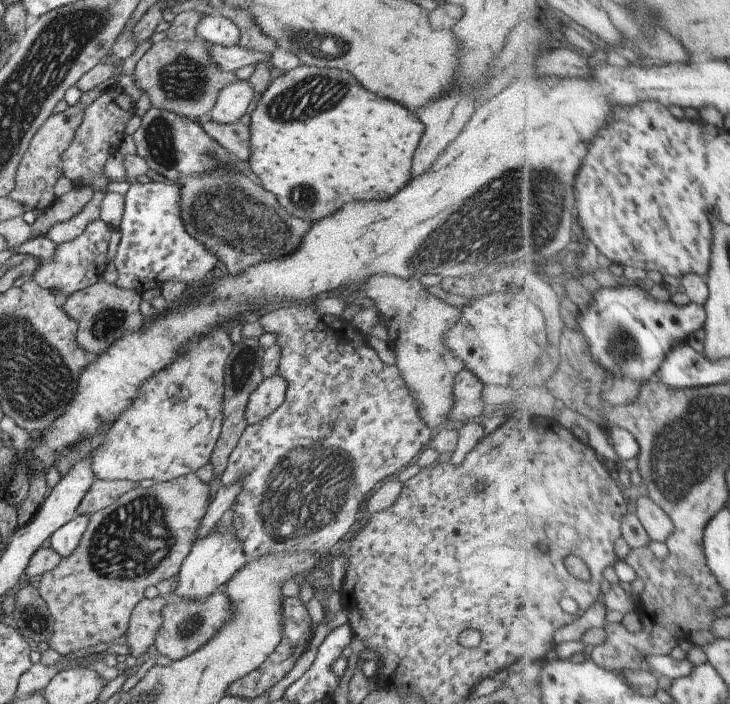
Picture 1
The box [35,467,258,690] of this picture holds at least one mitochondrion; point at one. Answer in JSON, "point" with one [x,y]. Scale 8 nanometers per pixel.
{"point":[130,543]}

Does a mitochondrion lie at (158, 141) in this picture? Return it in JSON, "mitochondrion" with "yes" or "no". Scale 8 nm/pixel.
{"mitochondrion":"yes"}

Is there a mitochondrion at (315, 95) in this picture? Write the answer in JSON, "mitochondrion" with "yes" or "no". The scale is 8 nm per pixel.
{"mitochondrion":"yes"}

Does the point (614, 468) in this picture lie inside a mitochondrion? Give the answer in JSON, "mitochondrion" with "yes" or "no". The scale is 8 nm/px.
{"mitochondrion":"no"}

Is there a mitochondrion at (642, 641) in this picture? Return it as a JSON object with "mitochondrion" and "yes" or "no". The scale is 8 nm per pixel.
{"mitochondrion":"no"}

